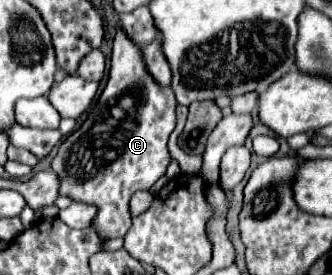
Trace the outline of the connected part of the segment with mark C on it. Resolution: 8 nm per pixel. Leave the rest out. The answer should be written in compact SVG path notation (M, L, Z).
M117 30L105 90L101 92L97 104L91 108L87 120L77 130L73 130L63 140L63 144L59 144L57 154L51 160L51 168L59 176L59 196L67 196L73 202L97 206L97 216L91 222L91 226L99 232L99 236L103 236L103 240L123 238L127 234L131 226L131 196L137 190L149 190L165 174L171 162L167 140L175 128L175 106L177 102L171 88L155 84L151 74L145 70L141 50L121 30Z

